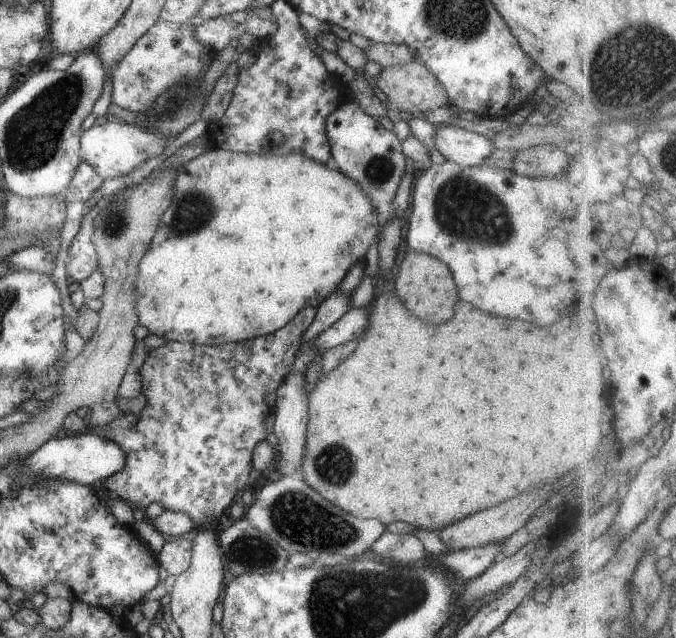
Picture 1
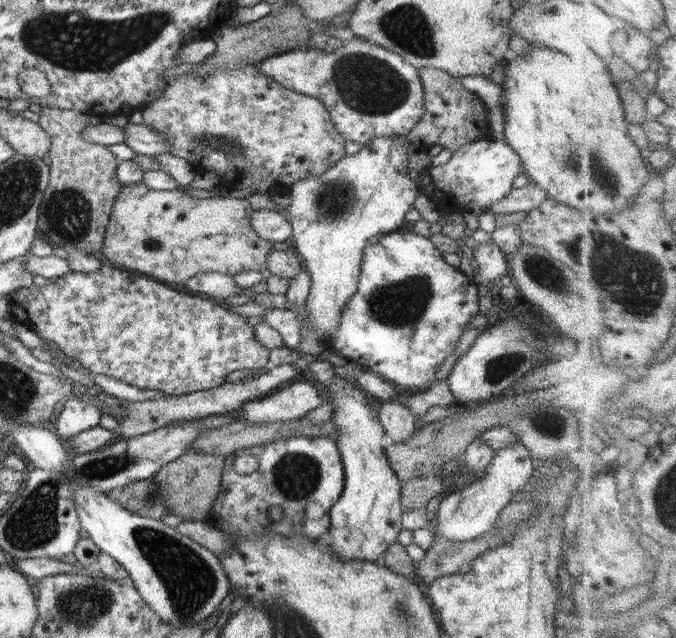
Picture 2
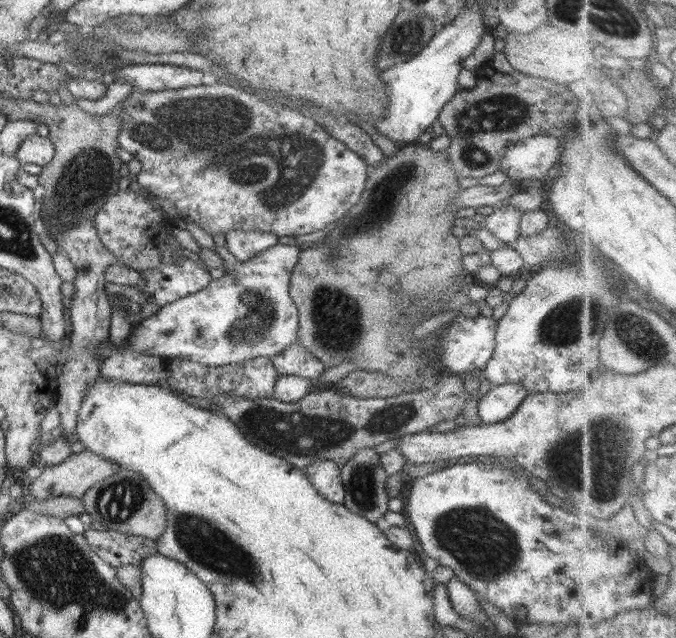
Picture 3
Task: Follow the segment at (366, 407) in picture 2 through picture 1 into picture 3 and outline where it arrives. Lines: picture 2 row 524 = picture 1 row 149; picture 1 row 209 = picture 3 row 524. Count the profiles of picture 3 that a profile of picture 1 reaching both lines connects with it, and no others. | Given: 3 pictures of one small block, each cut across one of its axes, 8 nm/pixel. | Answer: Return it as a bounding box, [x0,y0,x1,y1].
[341,447,390,525]

